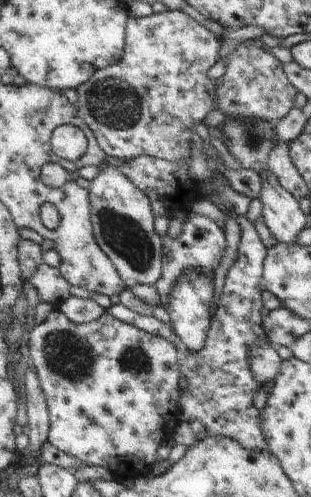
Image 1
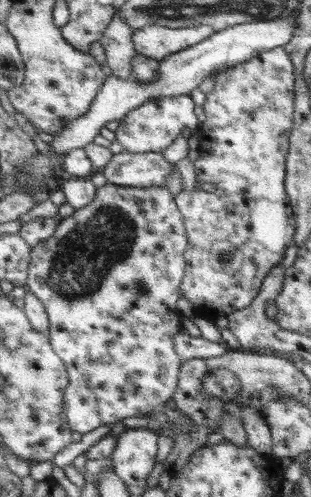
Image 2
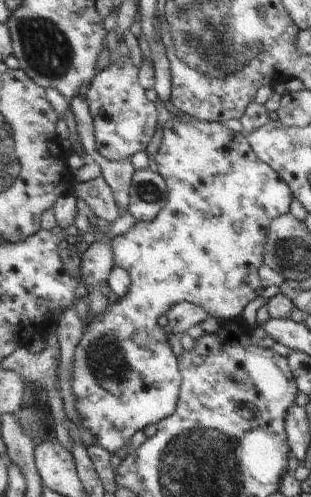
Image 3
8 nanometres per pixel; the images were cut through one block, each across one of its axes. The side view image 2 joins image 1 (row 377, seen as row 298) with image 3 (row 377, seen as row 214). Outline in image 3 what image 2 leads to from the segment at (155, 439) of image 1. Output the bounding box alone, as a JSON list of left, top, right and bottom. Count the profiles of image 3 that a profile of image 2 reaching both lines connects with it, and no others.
[73,116,295,454]

